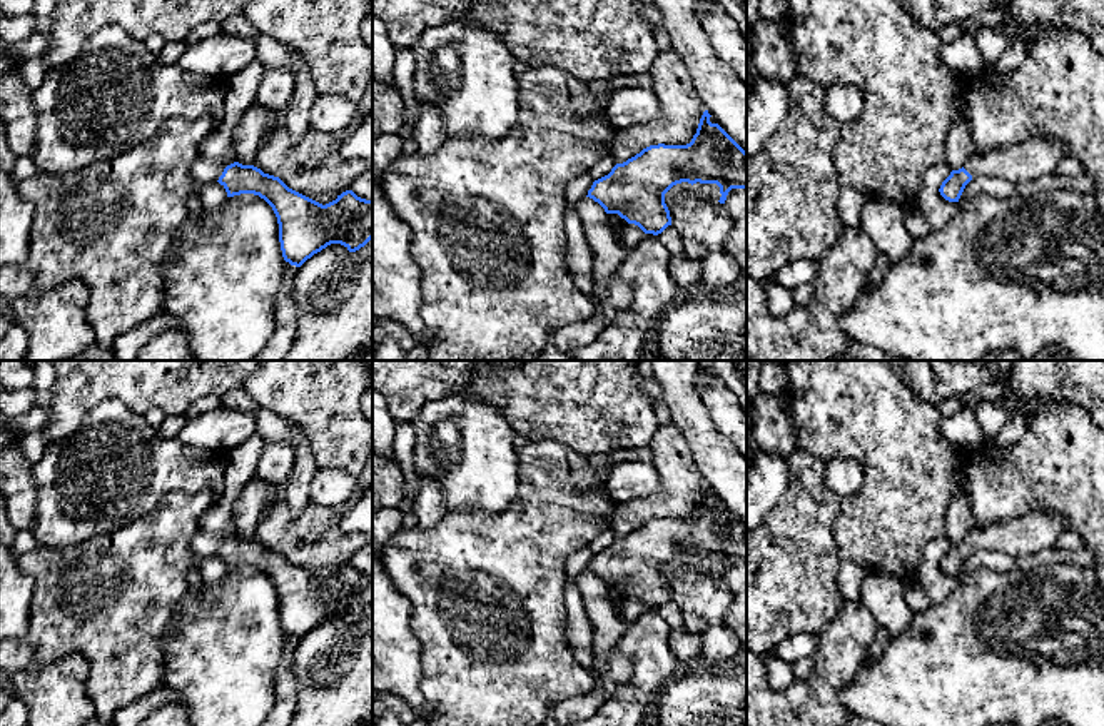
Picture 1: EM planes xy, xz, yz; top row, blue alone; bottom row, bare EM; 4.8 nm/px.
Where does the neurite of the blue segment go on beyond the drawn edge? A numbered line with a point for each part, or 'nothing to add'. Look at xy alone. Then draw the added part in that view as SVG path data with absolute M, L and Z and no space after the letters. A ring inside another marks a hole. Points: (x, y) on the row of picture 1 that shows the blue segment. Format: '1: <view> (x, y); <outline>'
1: xy (204, 171); M199 157L192 165L192 177L200 185L217 182L225 167L225 164Z

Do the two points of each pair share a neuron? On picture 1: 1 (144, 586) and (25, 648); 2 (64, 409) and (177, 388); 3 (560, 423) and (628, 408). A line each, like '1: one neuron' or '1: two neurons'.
1: one neuron
2: one neuron
3: one neuron

